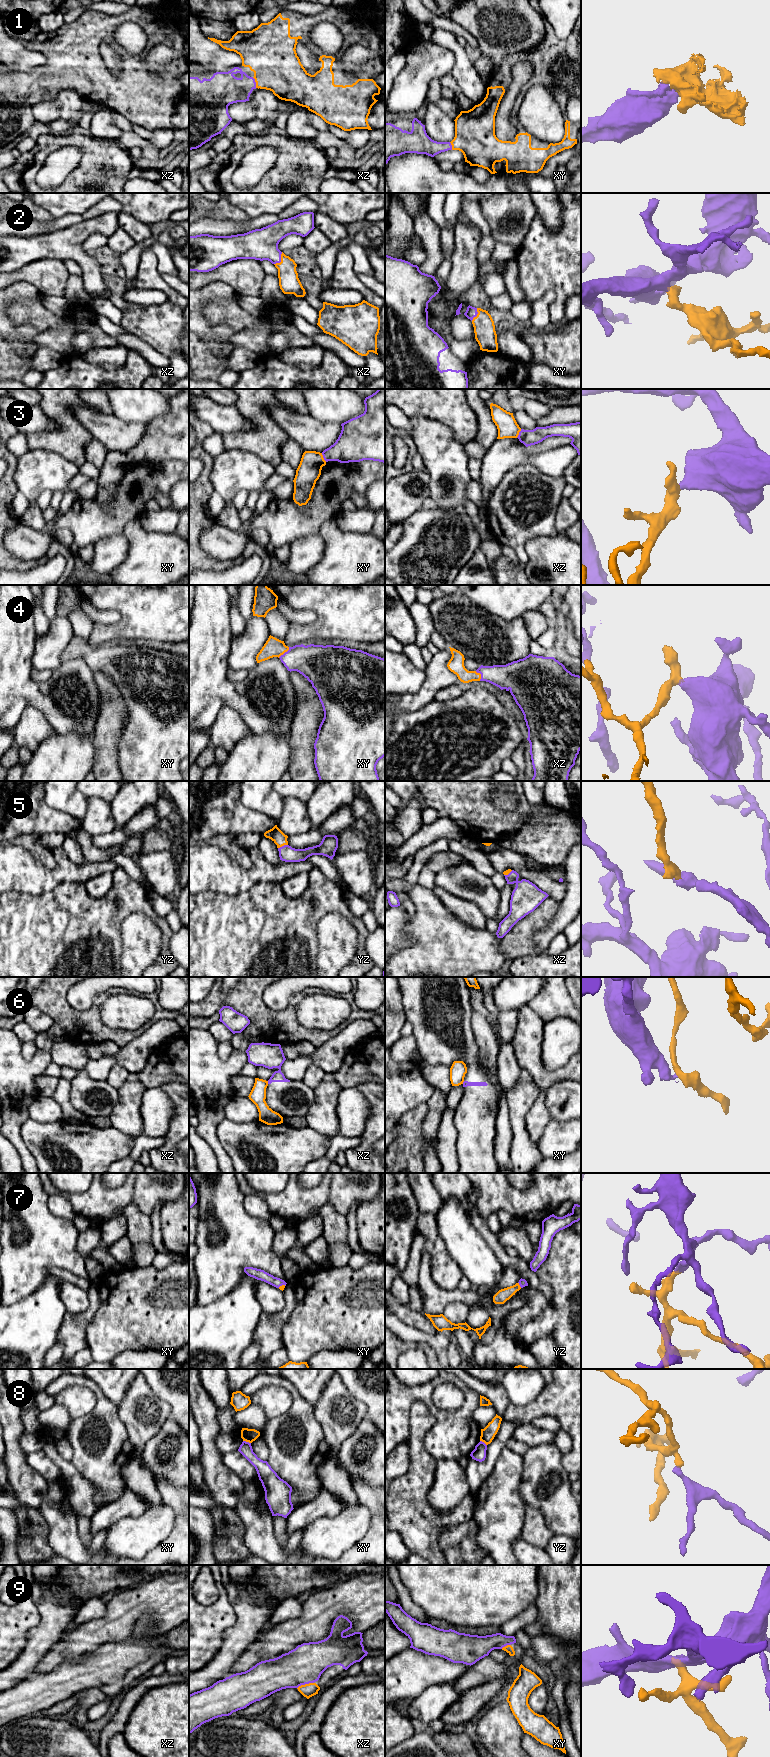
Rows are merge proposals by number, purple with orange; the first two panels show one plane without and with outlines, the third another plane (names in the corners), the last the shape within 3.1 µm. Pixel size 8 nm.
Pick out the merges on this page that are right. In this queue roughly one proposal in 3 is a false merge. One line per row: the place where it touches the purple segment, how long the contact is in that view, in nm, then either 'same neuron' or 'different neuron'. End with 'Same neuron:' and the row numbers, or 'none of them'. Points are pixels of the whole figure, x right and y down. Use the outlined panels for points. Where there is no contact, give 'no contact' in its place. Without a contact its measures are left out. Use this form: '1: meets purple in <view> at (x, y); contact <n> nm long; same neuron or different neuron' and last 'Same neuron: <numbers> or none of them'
1: meets purple in xz at (255, 82); contact 90 nm long; same neuron
2: meets purple in xz at (280, 260); contact 120 nm long; same neuron
3: meets purple in xy at (323, 457); contact 80 nm long; different neuron
4: meets purple in xy at (285, 652); contact 130 nm long; same neuron
5: meets purple in yz at (282, 846); contact 90 nm long; same neuron
6: meets purple in xz at (268, 1082); contact 30 nm long; different neuron
7: meets purple in yz at (519, 1284); contact 50 nm long; same neuron
8: meets purple in xy at (247, 1442); contact 70 nm long; different neuron
9: meets purple in xz at (305, 1683); contact 140 nm long; same neuron
Same neuron: 1, 2, 4, 5, 7, 9

